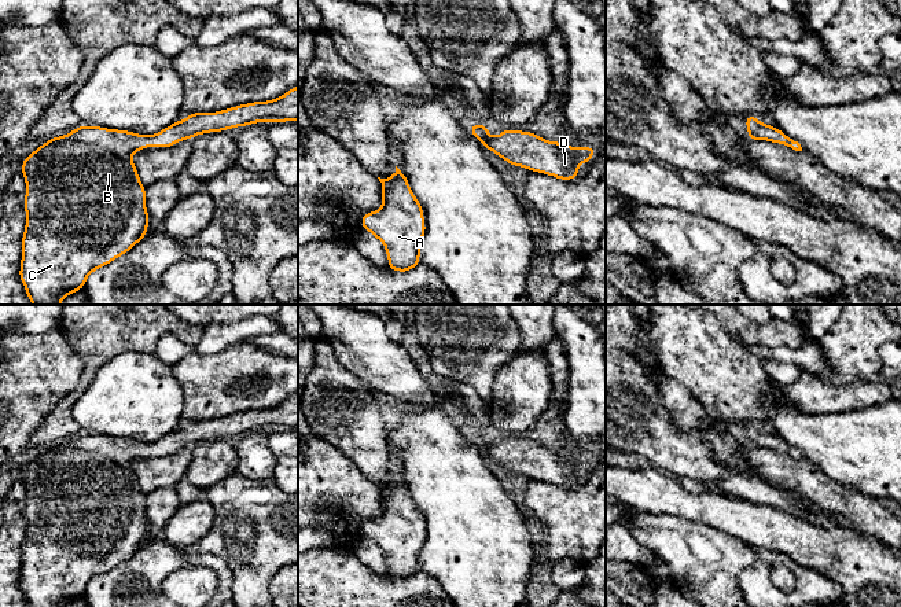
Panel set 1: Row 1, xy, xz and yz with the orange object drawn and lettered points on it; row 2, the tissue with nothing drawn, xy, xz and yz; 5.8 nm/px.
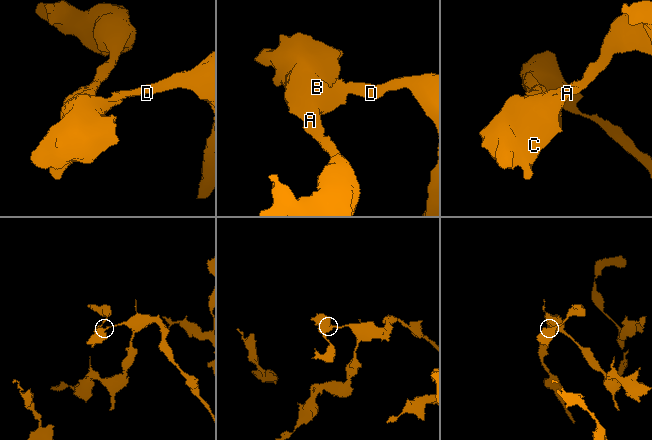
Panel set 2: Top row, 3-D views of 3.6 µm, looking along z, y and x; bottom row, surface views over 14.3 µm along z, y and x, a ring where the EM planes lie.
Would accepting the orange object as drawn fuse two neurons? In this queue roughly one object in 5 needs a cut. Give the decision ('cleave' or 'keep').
keep

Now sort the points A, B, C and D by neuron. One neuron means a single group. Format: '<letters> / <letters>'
A B C D

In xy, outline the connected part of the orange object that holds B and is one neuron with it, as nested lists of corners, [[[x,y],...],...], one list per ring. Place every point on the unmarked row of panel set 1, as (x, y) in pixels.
[[[298,393],[277,406],[253,409],[216,420],[192,420],[184,428],[176,428],[155,442],[139,442],[129,438],[87,434],[67,442],[52,445],[22,468],[26,490],[23,515],[26,533],[22,544],[22,567],[19,586],[29,607],[63,607],[82,597],[88,584],[133,556],[147,542],[150,523],[146,515],[146,494],[139,486],[132,468],[136,459],[144,455],[172,455],[202,441],[224,439],[257,430],[298,428]]]

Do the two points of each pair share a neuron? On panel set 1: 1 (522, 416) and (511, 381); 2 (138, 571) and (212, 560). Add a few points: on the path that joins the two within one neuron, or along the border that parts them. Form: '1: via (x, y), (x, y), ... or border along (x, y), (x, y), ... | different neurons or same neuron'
1: via (518, 408), (518, 389) | same neuron
2: via (155, 560), (194, 559) | same neuron

